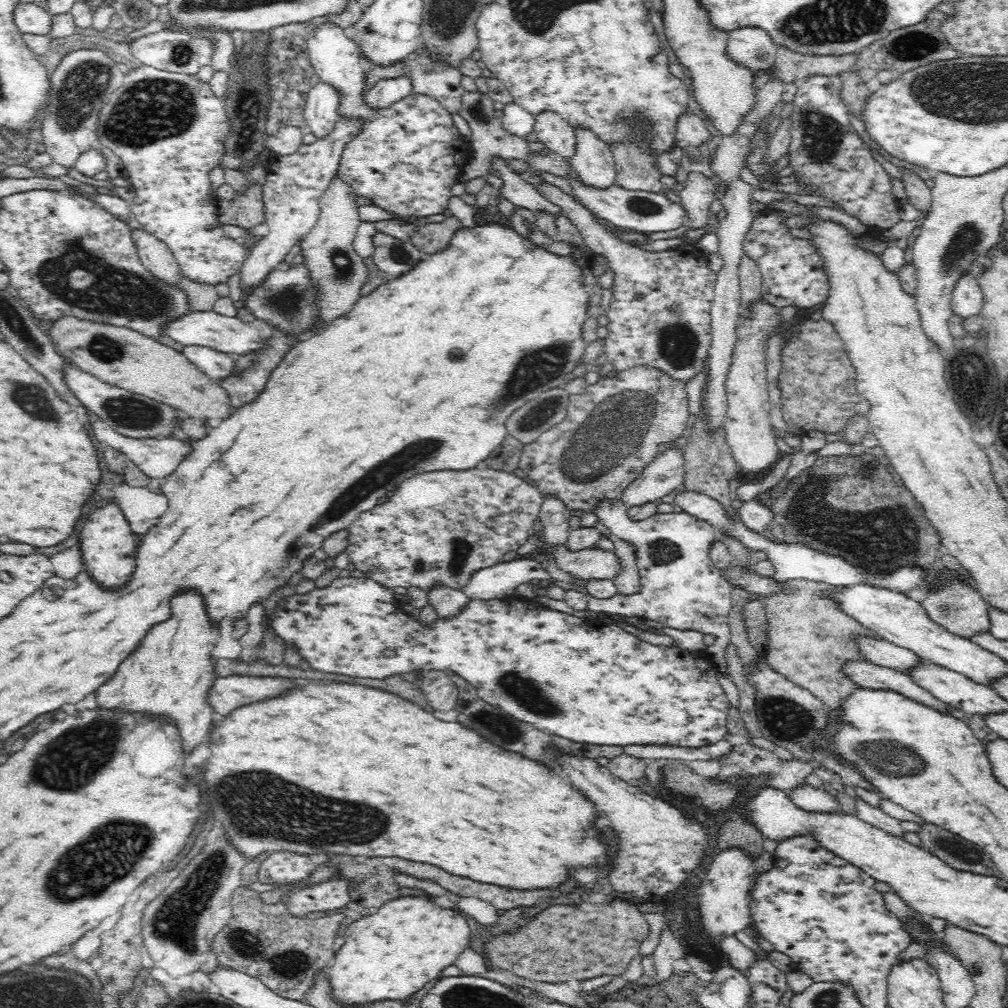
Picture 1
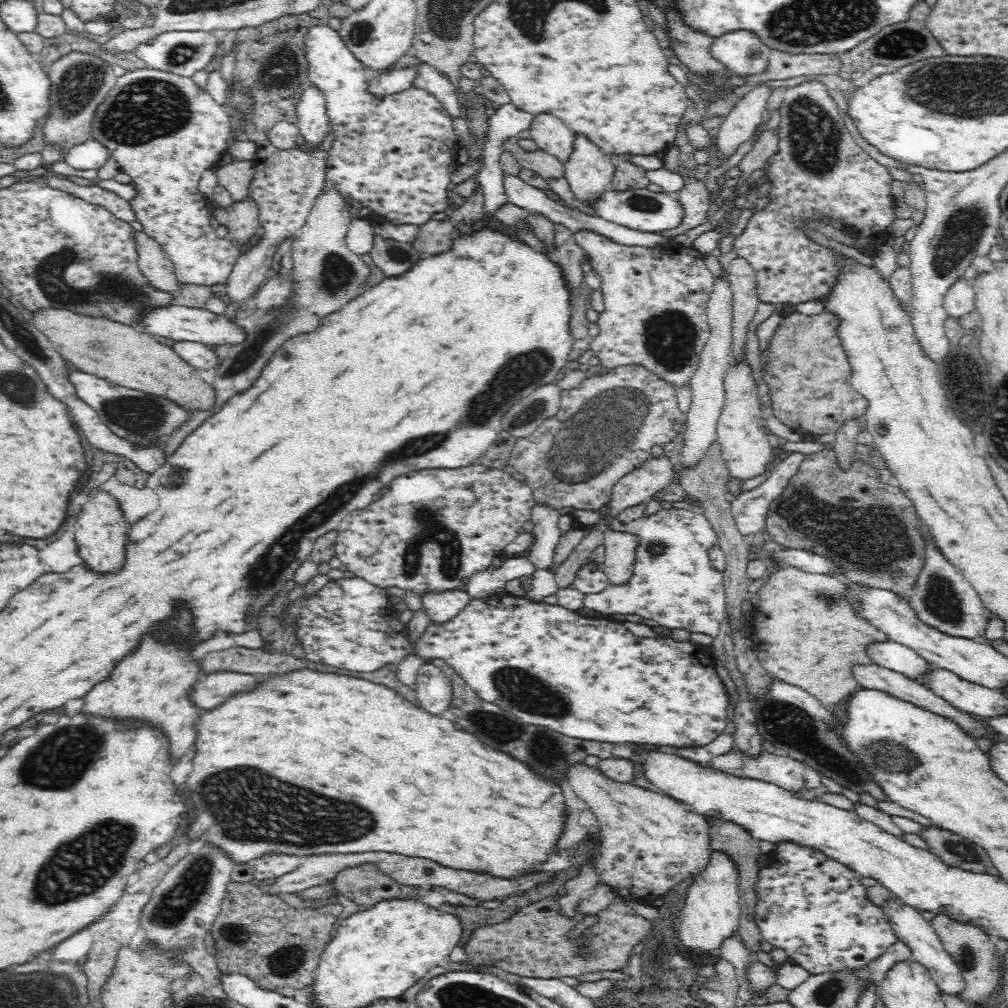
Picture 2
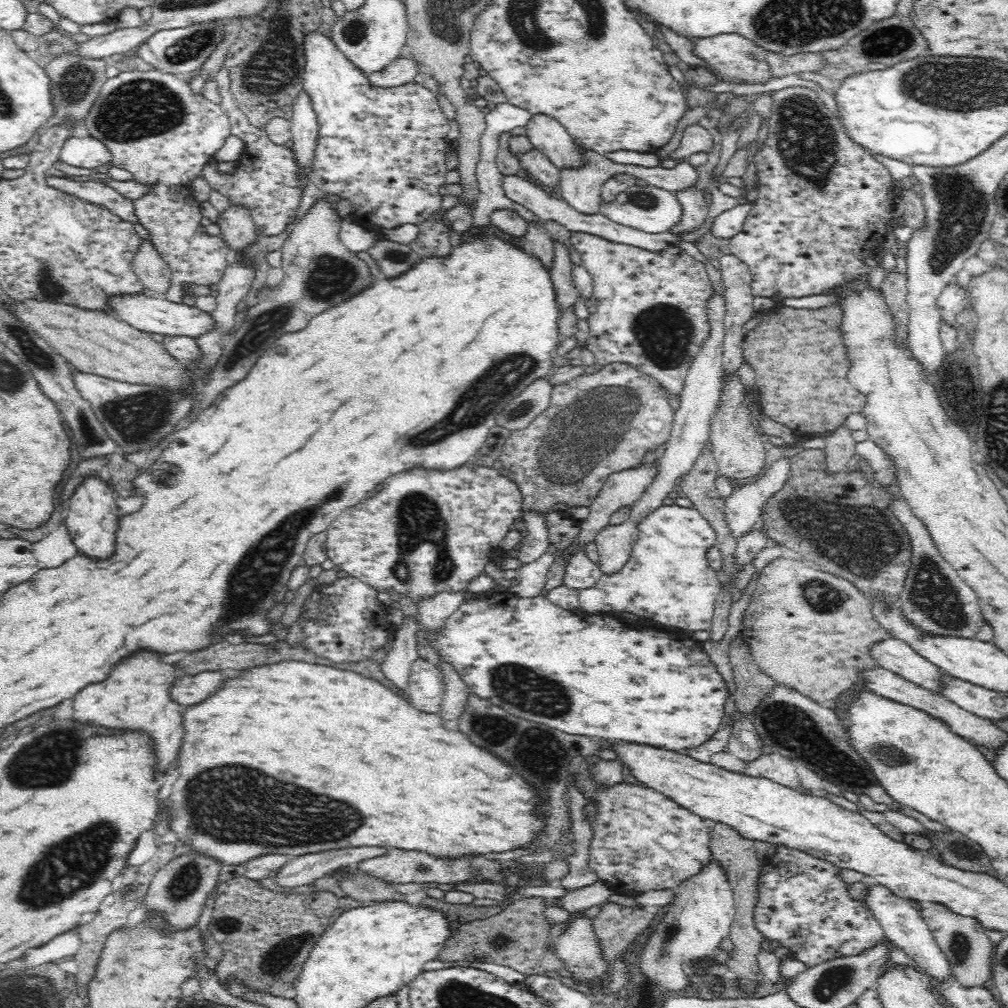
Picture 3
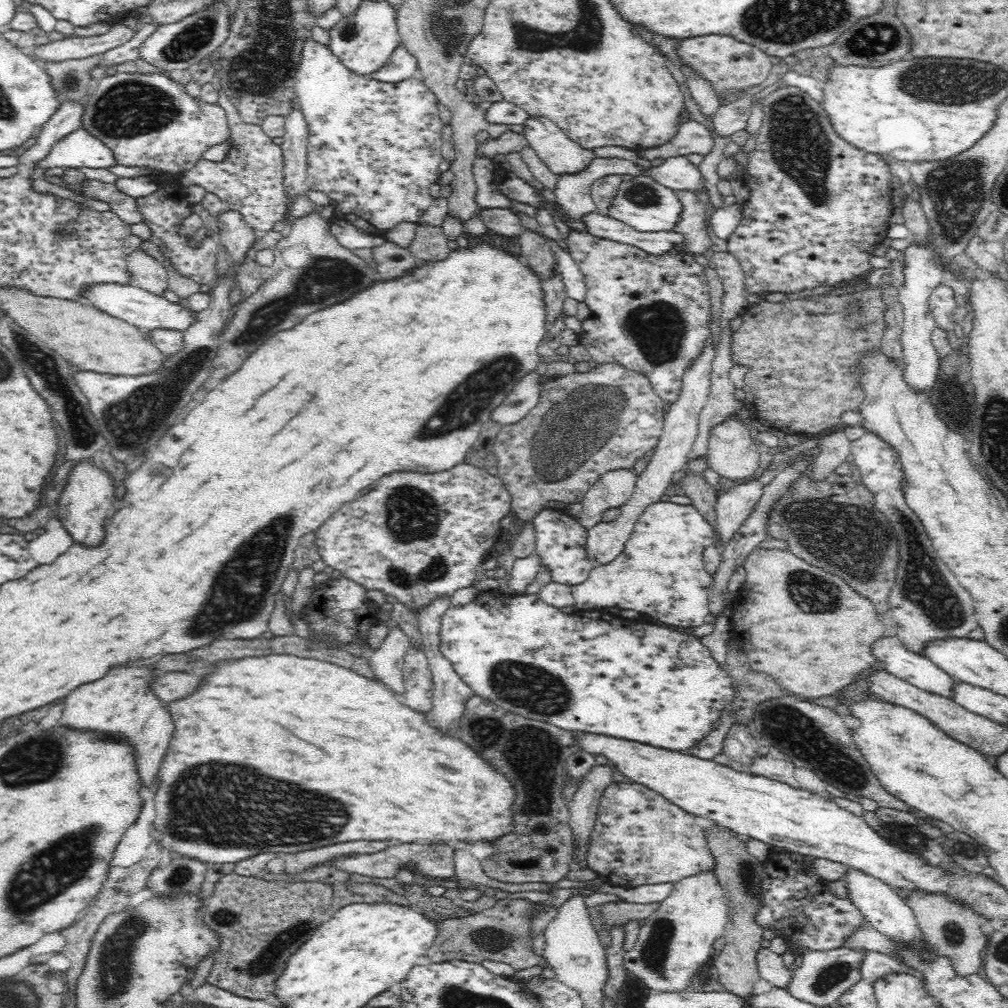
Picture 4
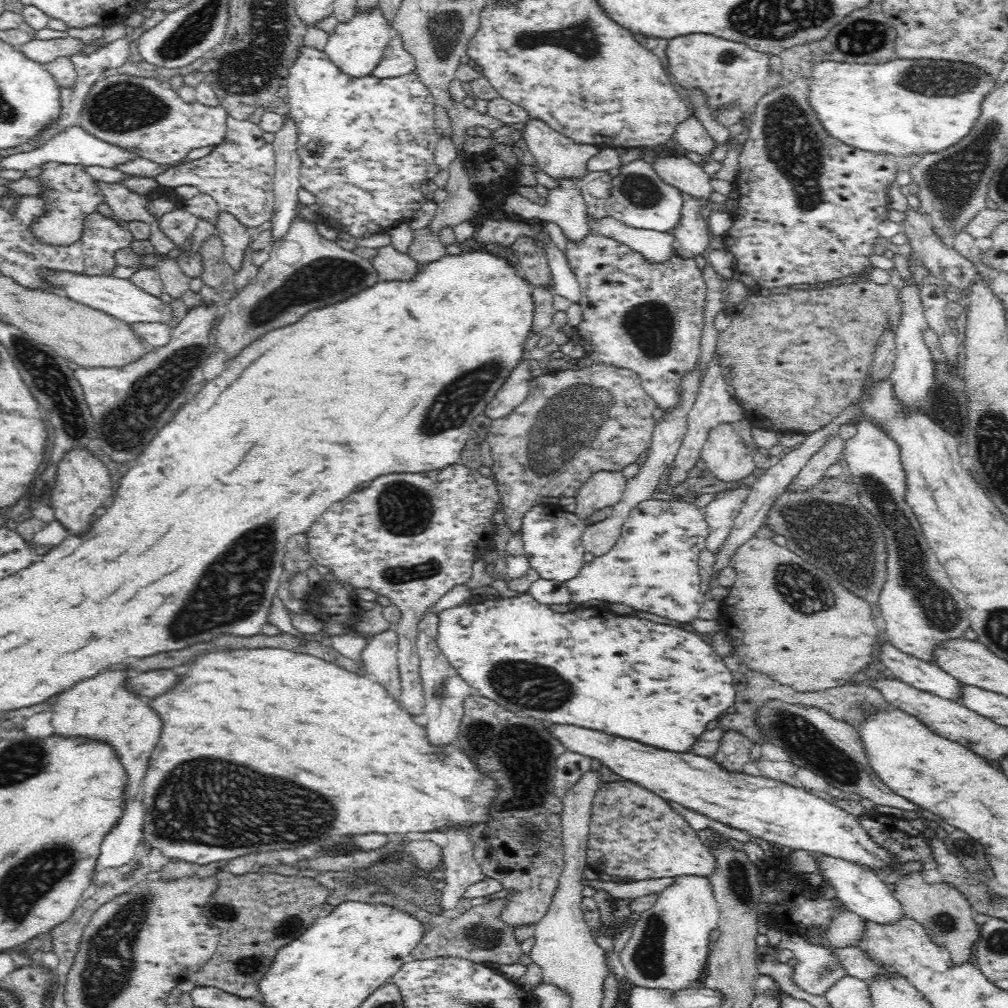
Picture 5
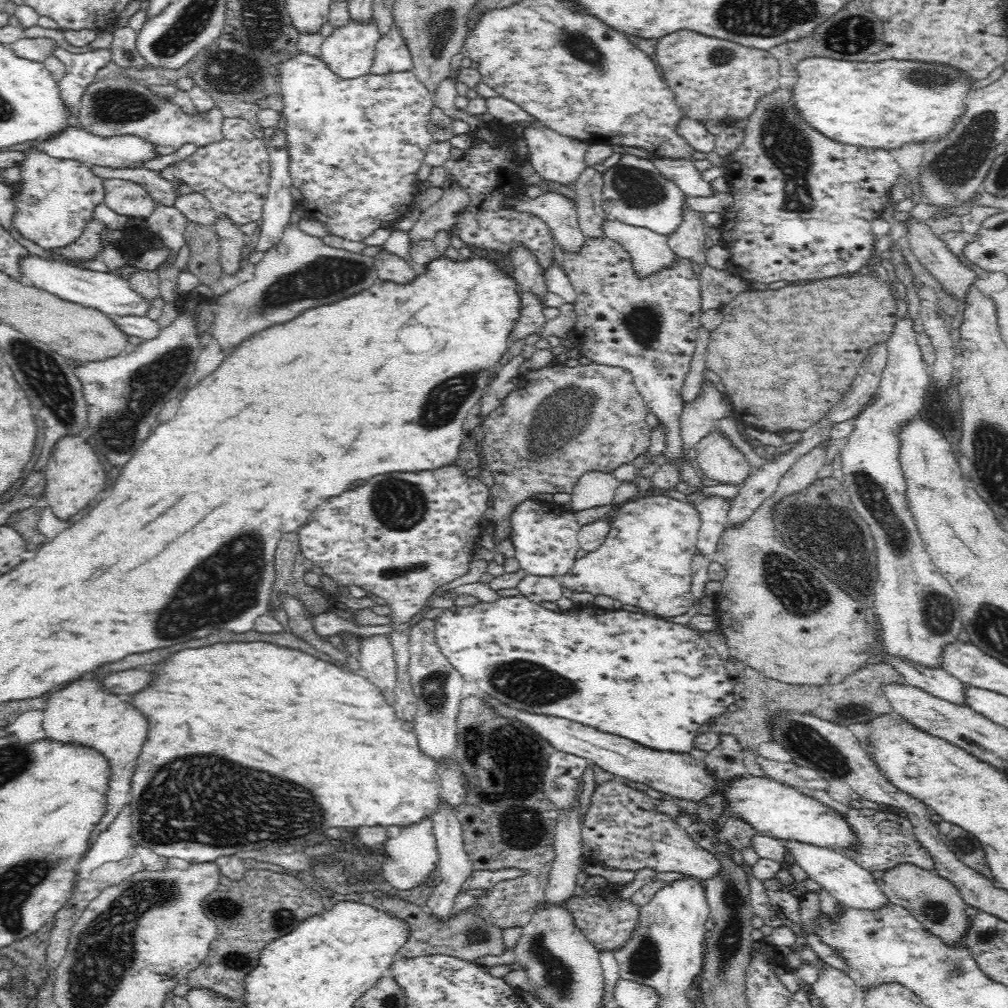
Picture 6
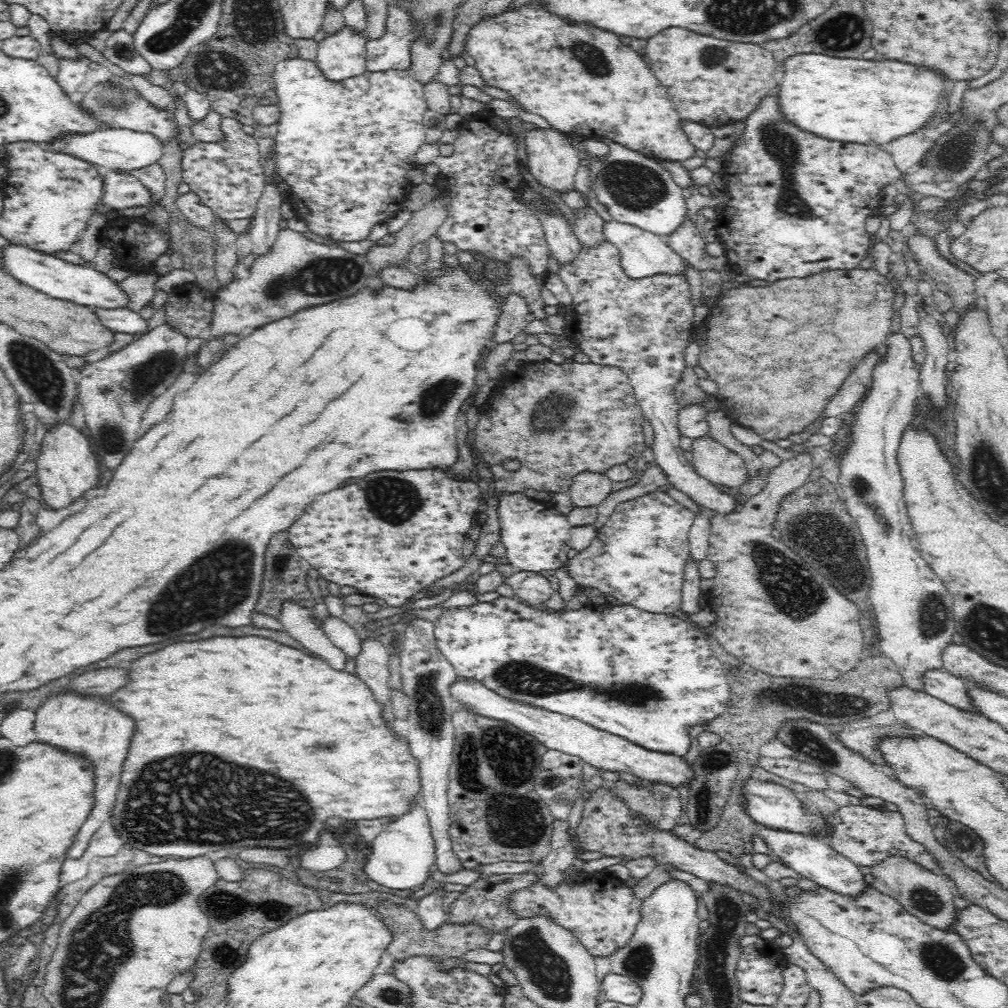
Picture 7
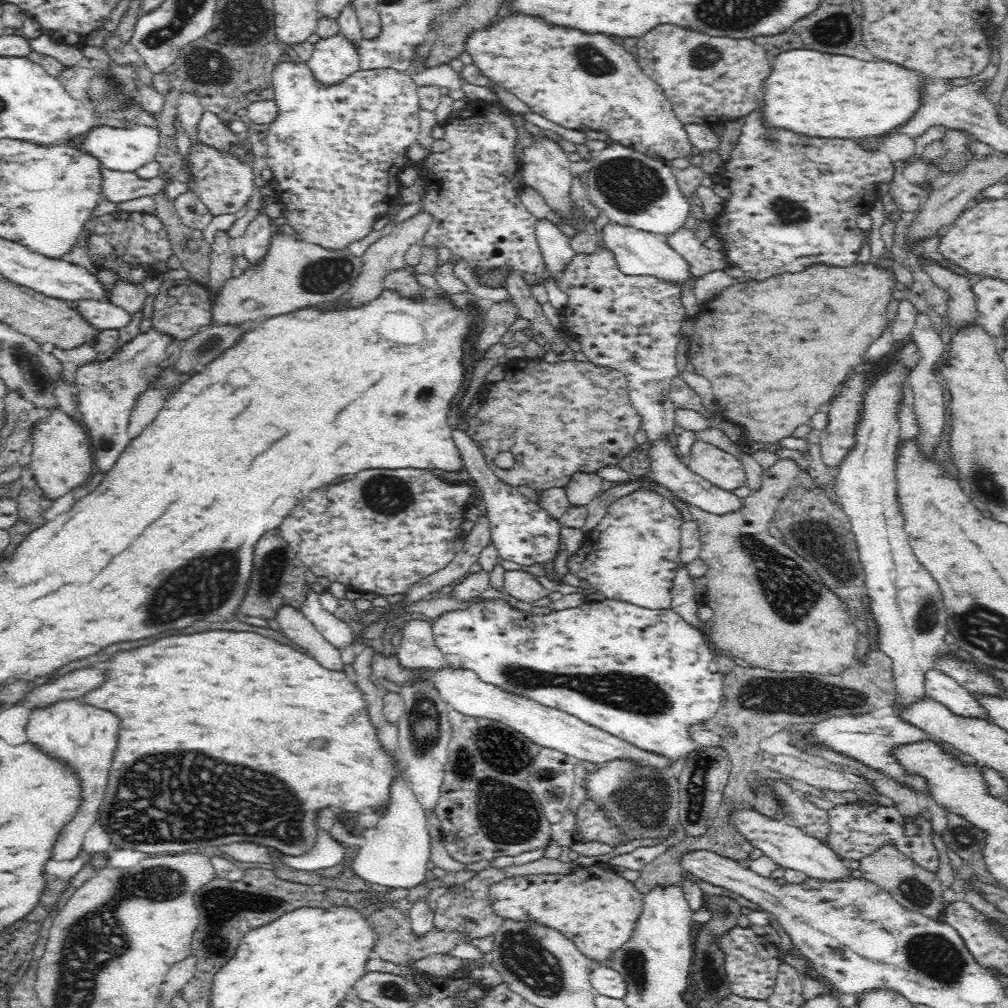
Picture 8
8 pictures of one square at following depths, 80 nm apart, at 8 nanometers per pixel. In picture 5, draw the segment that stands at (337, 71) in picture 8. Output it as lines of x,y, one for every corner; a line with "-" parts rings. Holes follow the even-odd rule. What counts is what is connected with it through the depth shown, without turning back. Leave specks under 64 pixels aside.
374,8
368,14
355,14
346,24
338,23
329,33
328,42
324,46
323,54
334,63
342,74
354,78
369,76
382,56
387,40
392,36
393,29
387,26
381,12

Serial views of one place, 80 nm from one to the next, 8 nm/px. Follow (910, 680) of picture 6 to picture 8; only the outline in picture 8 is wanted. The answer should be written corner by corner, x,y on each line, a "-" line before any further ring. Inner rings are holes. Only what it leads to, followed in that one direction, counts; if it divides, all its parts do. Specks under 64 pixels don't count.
936,668
925,672
925,691
930,700
944,704
956,716
992,721
990,713
975,694

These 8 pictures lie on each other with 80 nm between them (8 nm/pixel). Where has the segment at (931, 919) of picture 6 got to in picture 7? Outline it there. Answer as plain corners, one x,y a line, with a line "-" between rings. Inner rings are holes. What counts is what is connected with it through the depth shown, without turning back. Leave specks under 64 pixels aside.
888,855
868,865
866,882
892,896
910,914
940,929
950,929
955,921
956,905
953,902
953,884
939,872
933,872
902,855

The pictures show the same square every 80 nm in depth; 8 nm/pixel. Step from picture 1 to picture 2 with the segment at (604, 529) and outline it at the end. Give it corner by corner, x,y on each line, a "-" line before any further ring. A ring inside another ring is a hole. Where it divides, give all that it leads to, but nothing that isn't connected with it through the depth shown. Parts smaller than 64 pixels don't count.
609,528
604,532
602,548
604,562
599,568
604,571
609,581
614,584
624,584
631,575
634,564
634,551
638,546
638,535
632,531

